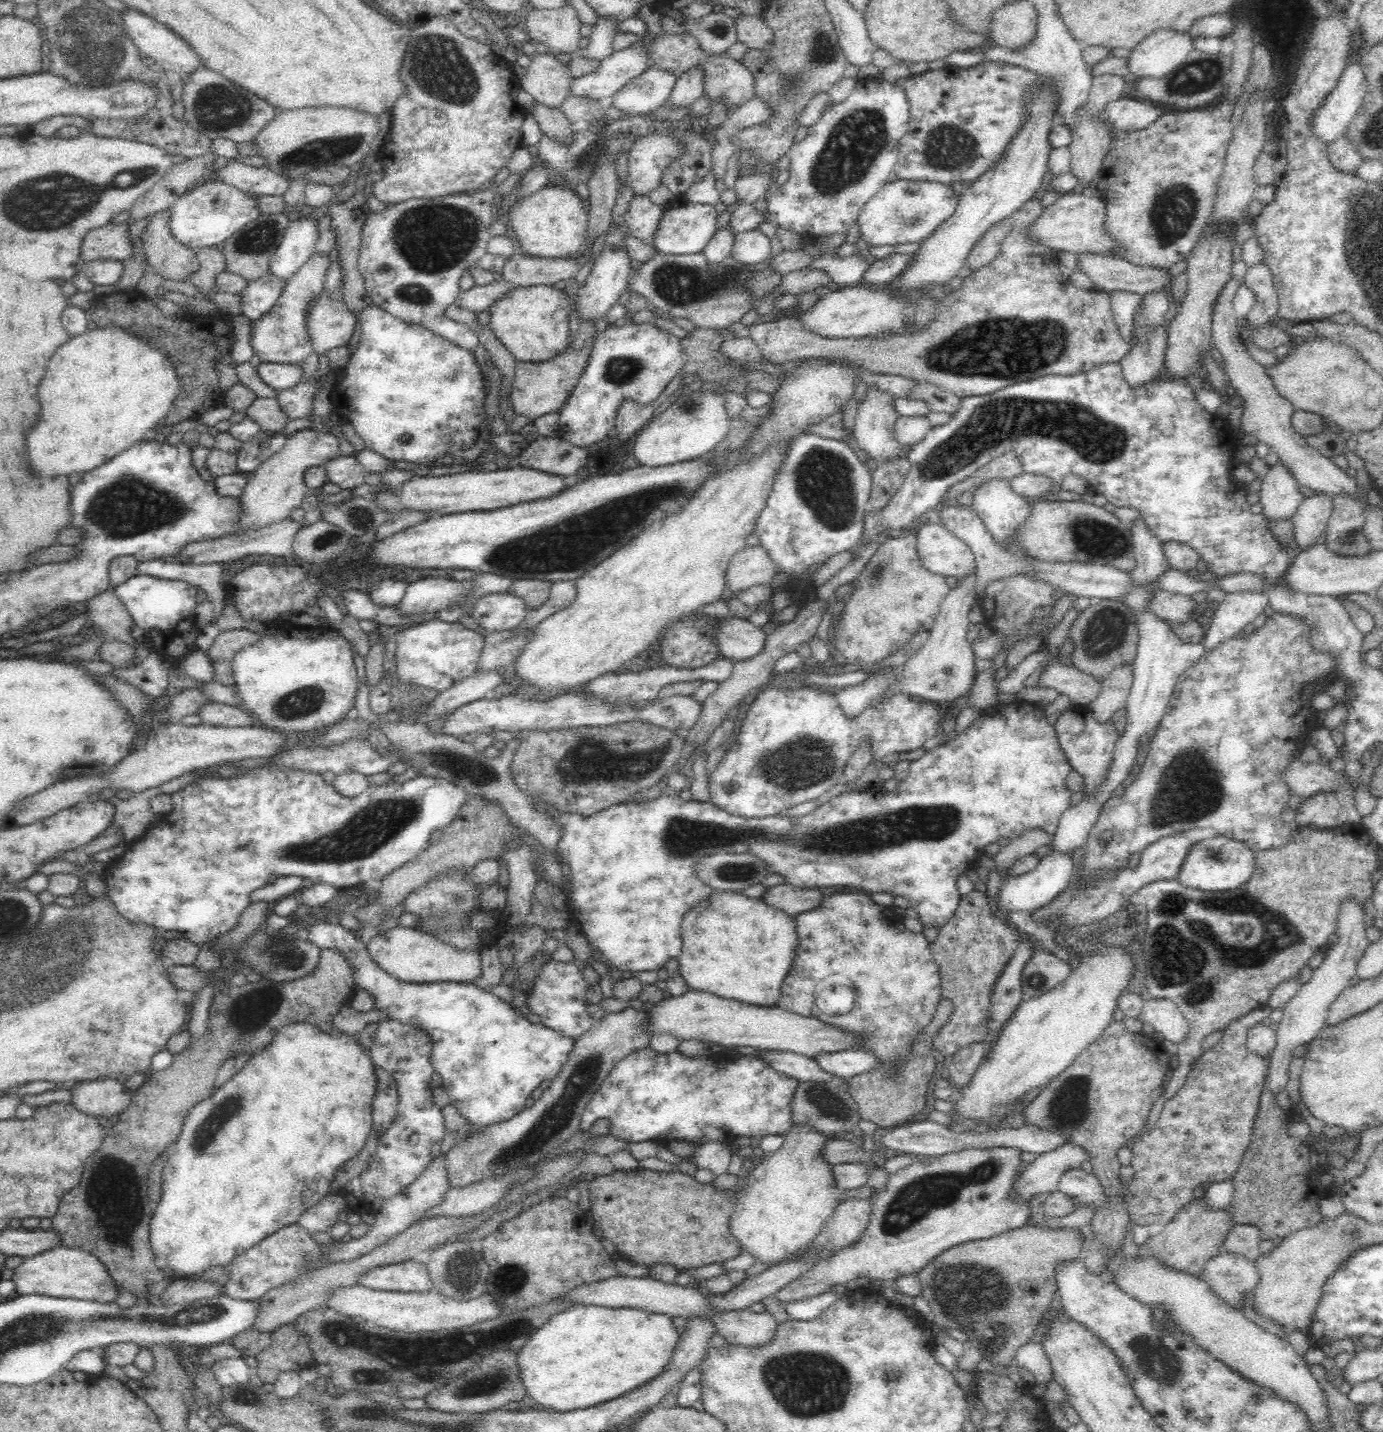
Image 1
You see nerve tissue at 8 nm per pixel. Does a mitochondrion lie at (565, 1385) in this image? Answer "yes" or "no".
no

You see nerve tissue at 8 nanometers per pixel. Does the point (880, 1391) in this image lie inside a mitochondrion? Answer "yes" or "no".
no

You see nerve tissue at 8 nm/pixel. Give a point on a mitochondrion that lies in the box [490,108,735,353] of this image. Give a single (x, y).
(586, 158)

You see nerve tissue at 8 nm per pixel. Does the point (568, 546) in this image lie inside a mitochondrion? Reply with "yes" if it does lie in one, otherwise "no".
yes

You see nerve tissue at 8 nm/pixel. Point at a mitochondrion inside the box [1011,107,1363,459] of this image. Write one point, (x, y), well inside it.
(1171, 213)

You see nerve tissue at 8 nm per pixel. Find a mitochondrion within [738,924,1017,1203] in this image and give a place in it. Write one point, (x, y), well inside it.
(817, 1097)

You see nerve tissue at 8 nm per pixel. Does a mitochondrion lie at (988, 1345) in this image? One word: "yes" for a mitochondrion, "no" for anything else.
no

